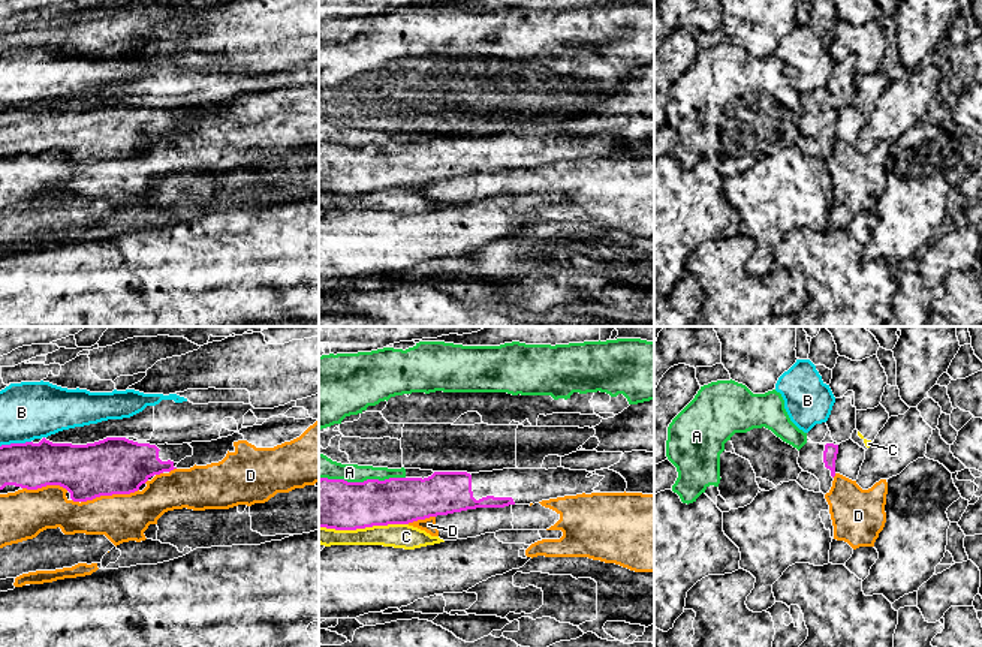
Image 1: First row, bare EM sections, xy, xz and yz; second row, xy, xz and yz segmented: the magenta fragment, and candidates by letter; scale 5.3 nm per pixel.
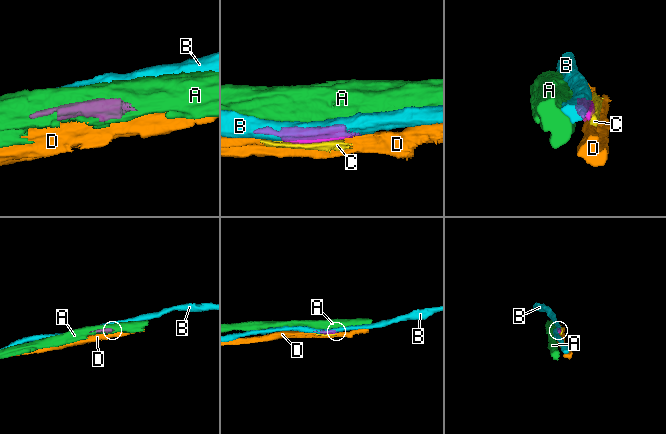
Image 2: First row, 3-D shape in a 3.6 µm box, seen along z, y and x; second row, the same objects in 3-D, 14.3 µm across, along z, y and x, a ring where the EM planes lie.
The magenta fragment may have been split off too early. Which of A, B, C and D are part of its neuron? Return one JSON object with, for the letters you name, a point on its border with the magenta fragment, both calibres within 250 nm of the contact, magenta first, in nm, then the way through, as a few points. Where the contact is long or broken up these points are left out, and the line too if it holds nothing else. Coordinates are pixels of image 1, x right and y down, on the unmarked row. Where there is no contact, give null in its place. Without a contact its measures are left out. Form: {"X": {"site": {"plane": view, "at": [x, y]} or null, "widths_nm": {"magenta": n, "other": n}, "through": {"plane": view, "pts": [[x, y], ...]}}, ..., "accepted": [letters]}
{"accepted": []}

